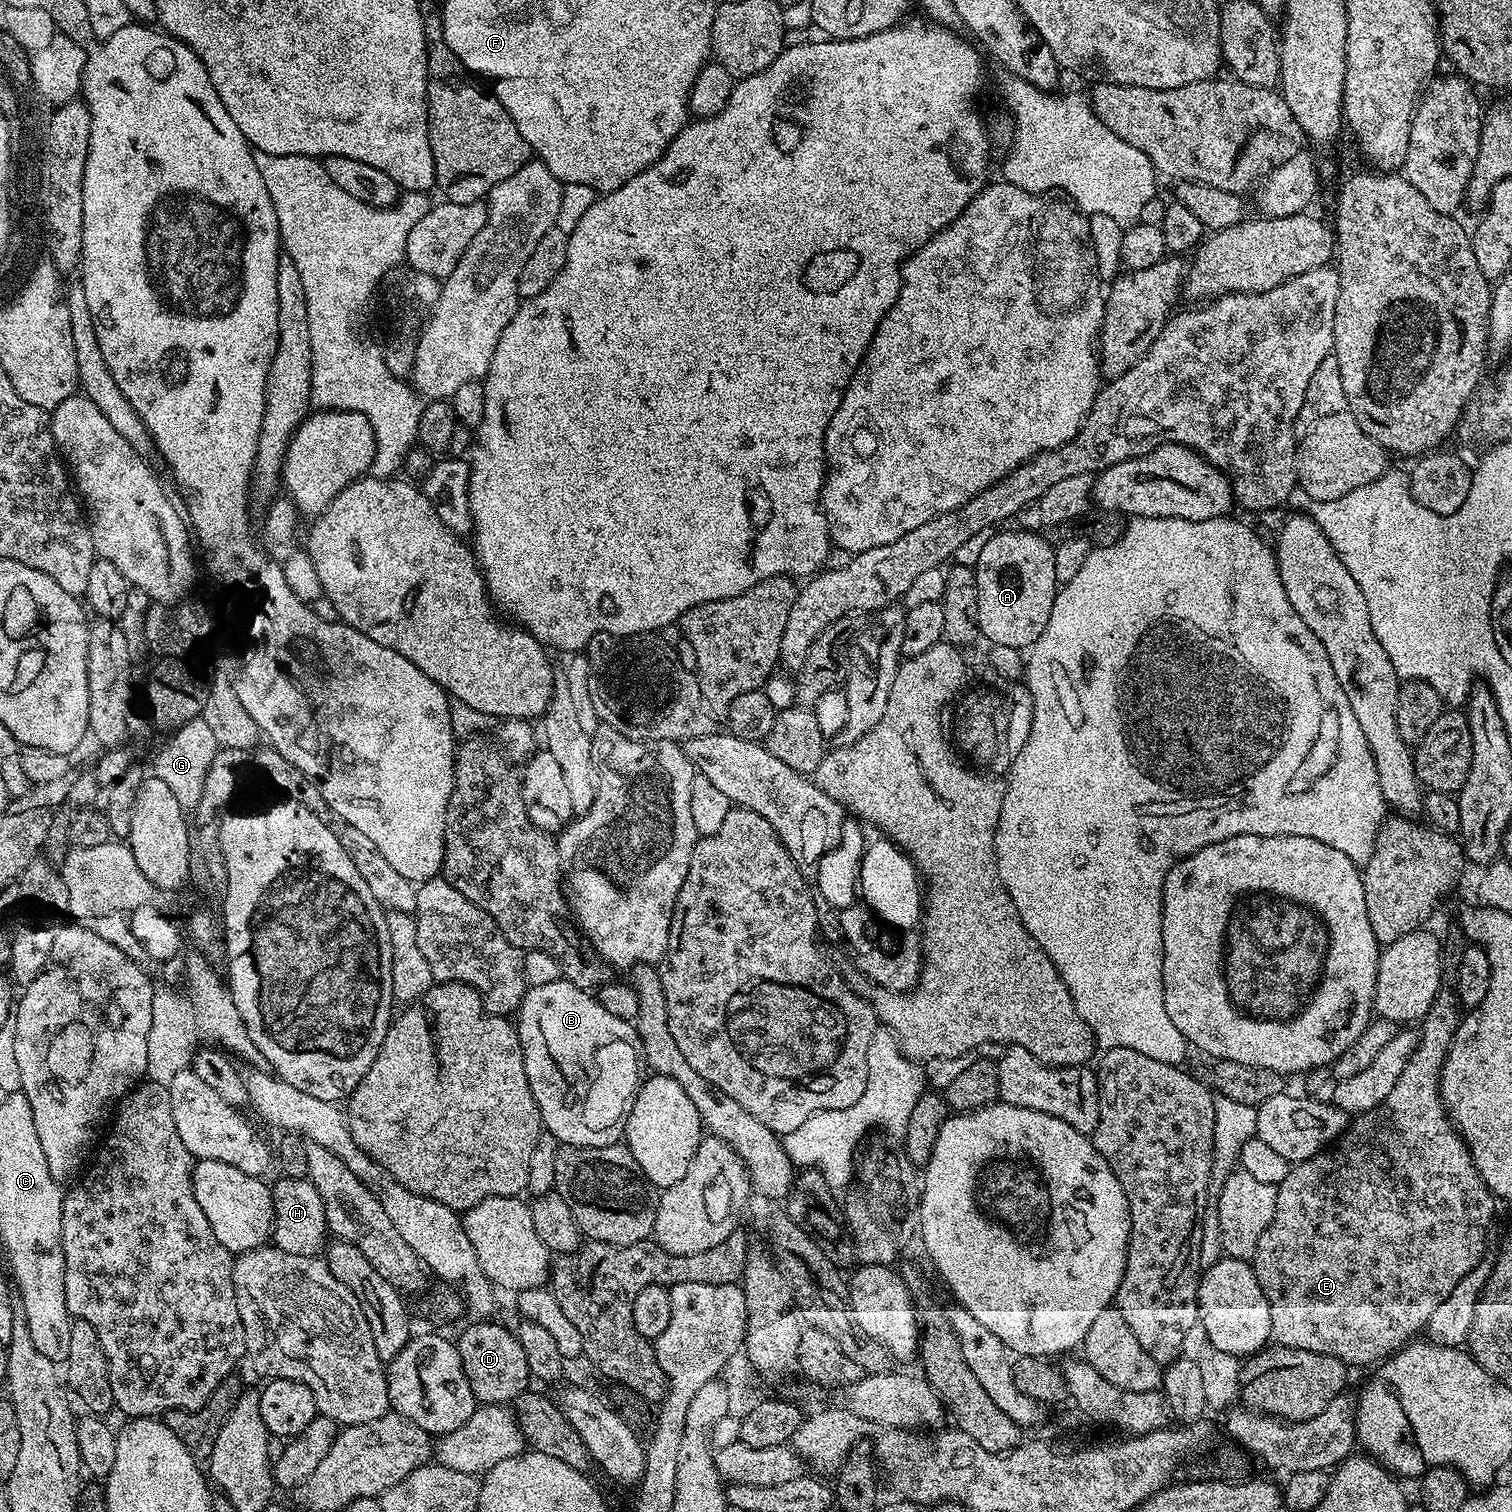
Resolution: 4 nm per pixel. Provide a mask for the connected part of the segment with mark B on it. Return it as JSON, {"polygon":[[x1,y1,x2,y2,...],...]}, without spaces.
{"polygon":[[561,978,558,982,549,982,546,986,534,986,524,993,518,1009,518,1015,514,1020,516,1033,522,1042,522,1058,526,1062,526,1078,530,1082,530,1090,534,1094,534,1102,538,1102,541,1125,561,1144,573,1144,574,1146,586,1146,597,1148,598,1146,610,1146,617,1143,624,1135,624,1127,628,1121,628,1115,632,1109,632,1103,642,1083,640,1068,642,1069,642,1052,638,1047,640,1036,636,1033,636,1025,631,1020,623,1020,607,1013,602,1004,596,1000,595,995,589,989,574,986,569,980]]}

